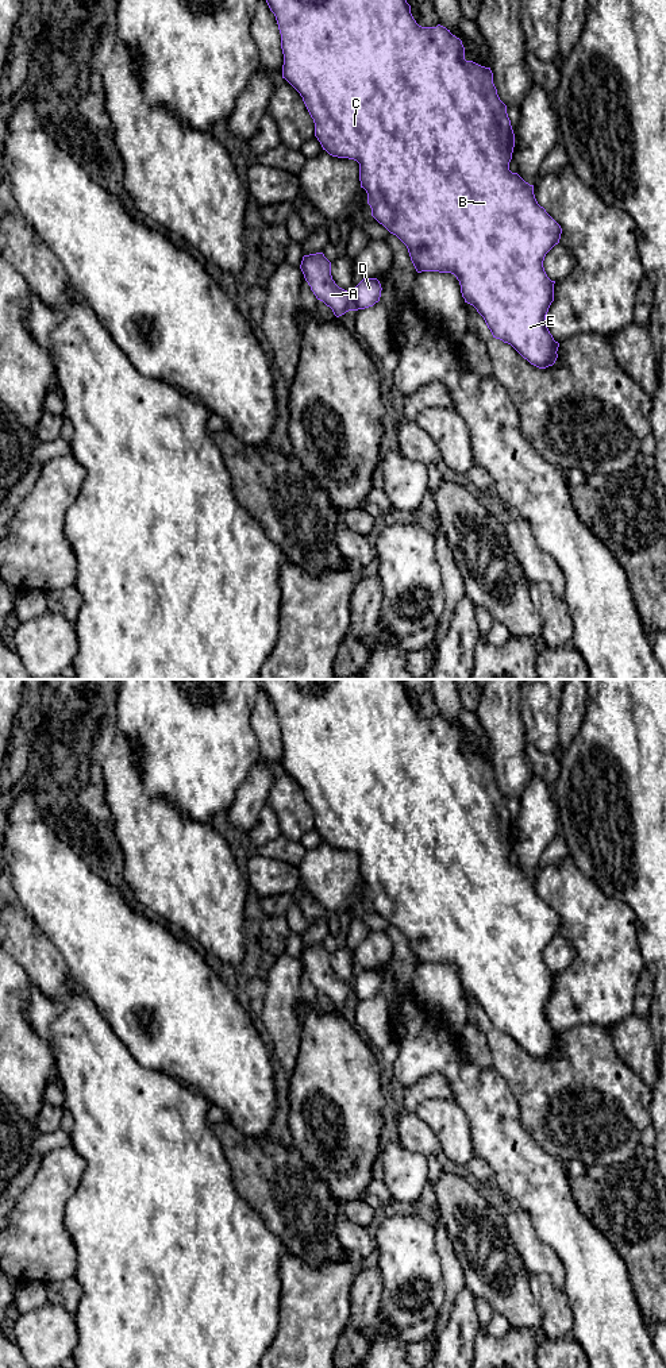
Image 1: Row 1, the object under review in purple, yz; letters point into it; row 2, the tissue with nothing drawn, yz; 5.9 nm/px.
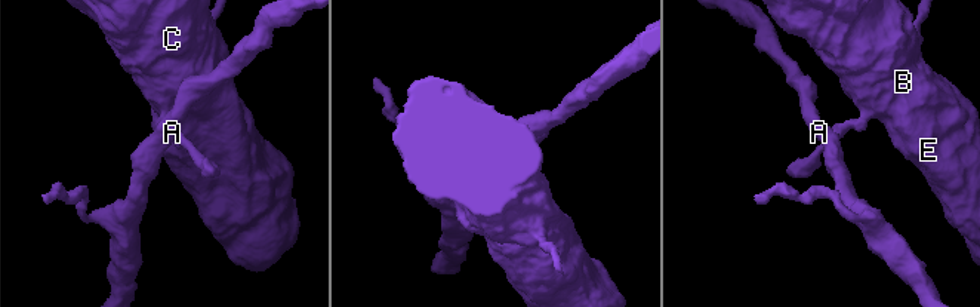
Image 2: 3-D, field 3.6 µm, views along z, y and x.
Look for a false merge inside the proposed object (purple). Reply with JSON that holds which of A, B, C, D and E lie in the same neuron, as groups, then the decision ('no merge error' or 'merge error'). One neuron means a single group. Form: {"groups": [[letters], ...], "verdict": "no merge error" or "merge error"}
{"groups": [["A"], ["B", "C", "D", "E"]], "verdict": "merge error"}

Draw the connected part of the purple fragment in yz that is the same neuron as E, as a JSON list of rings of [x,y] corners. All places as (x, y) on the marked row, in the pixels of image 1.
[[[266,0],[266,3],[276,16],[281,34],[282,78],[303,97],[315,123],[315,136],[323,150],[332,157],[349,158],[359,163],[361,188],[367,193],[372,216],[407,246],[417,273],[439,271],[454,274],[459,281],[465,302],[473,305],[484,317],[493,338],[511,344],[524,359],[539,369],[553,366],[558,358],[559,343],[554,340],[547,328],[546,315],[554,301],[555,281],[547,277],[543,261],[546,254],[559,243],[562,228],[538,204],[534,185],[509,170],[515,134],[507,113],[507,105],[500,100],[493,84],[490,68],[466,61],[462,41],[446,27],[440,24],[436,27],[419,26],[407,0]]]

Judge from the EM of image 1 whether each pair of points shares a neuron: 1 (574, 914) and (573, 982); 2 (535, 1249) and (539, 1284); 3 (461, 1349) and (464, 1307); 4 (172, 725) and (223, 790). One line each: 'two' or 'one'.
1: one
2: two
3: one
4: one

